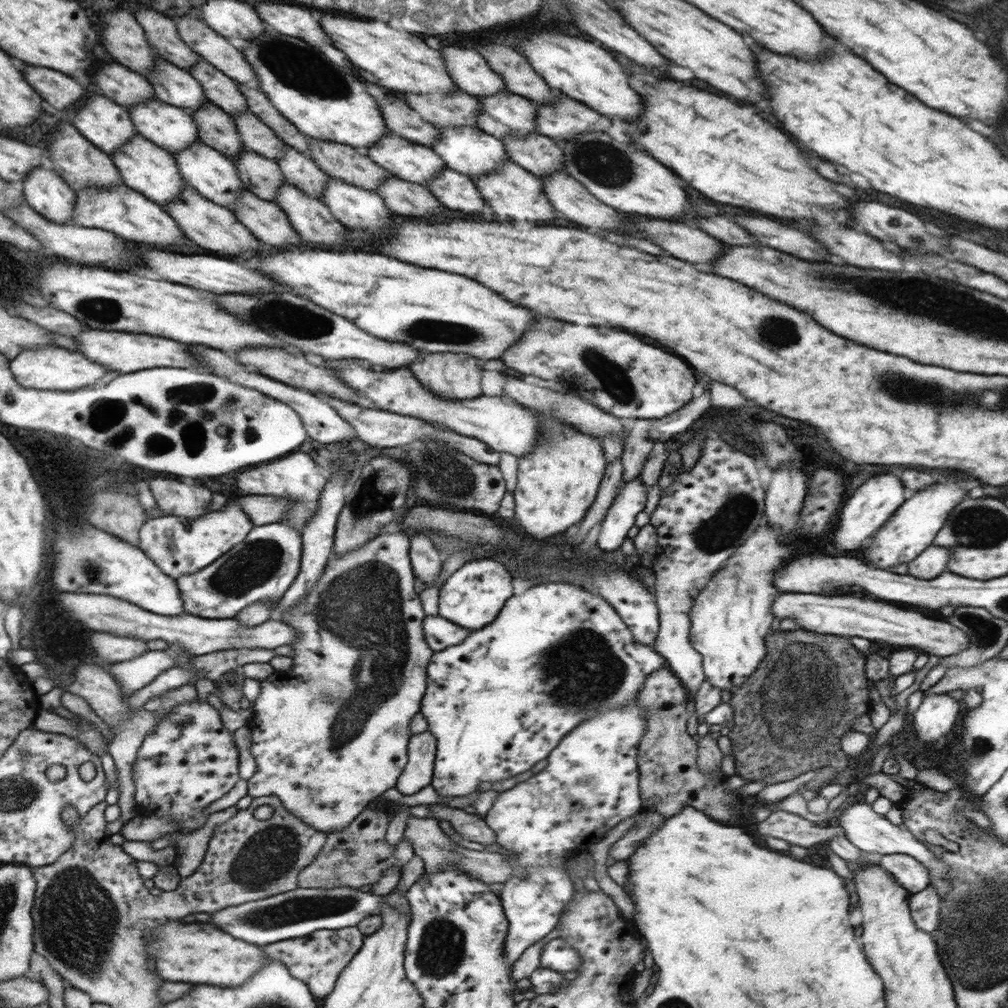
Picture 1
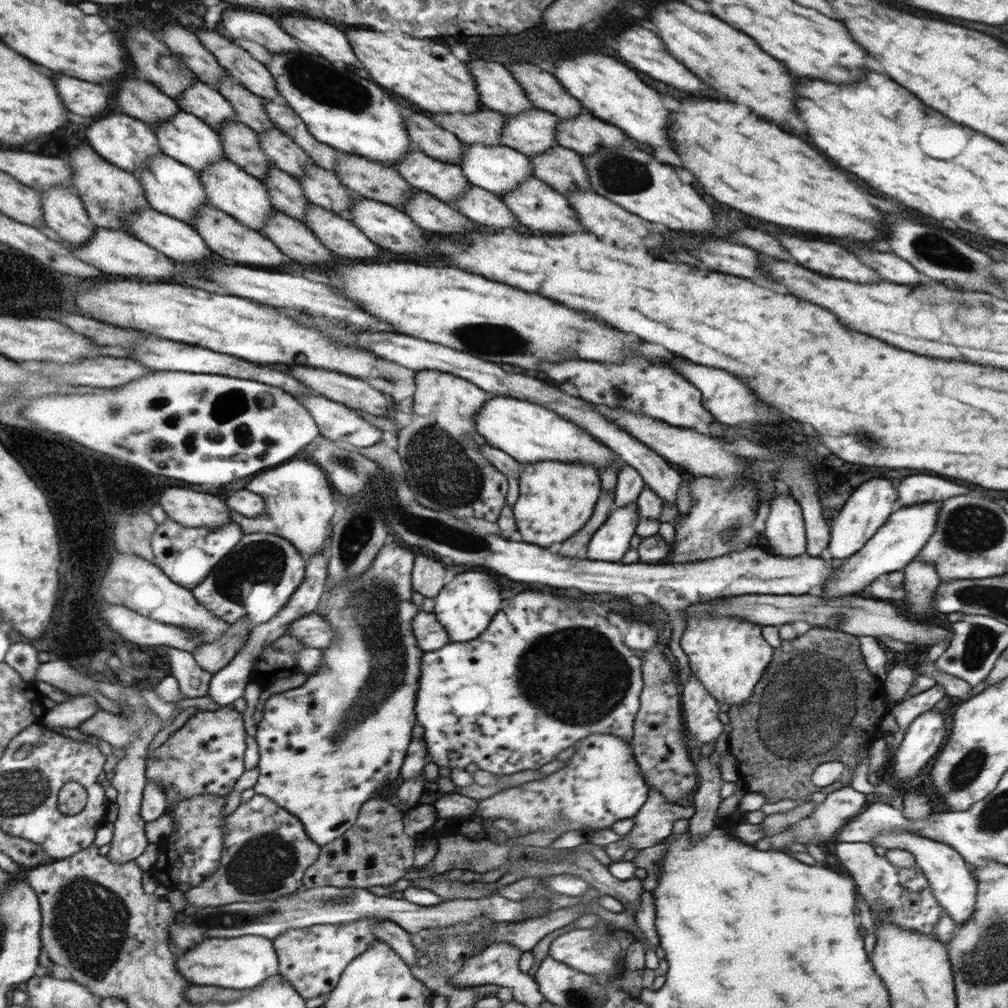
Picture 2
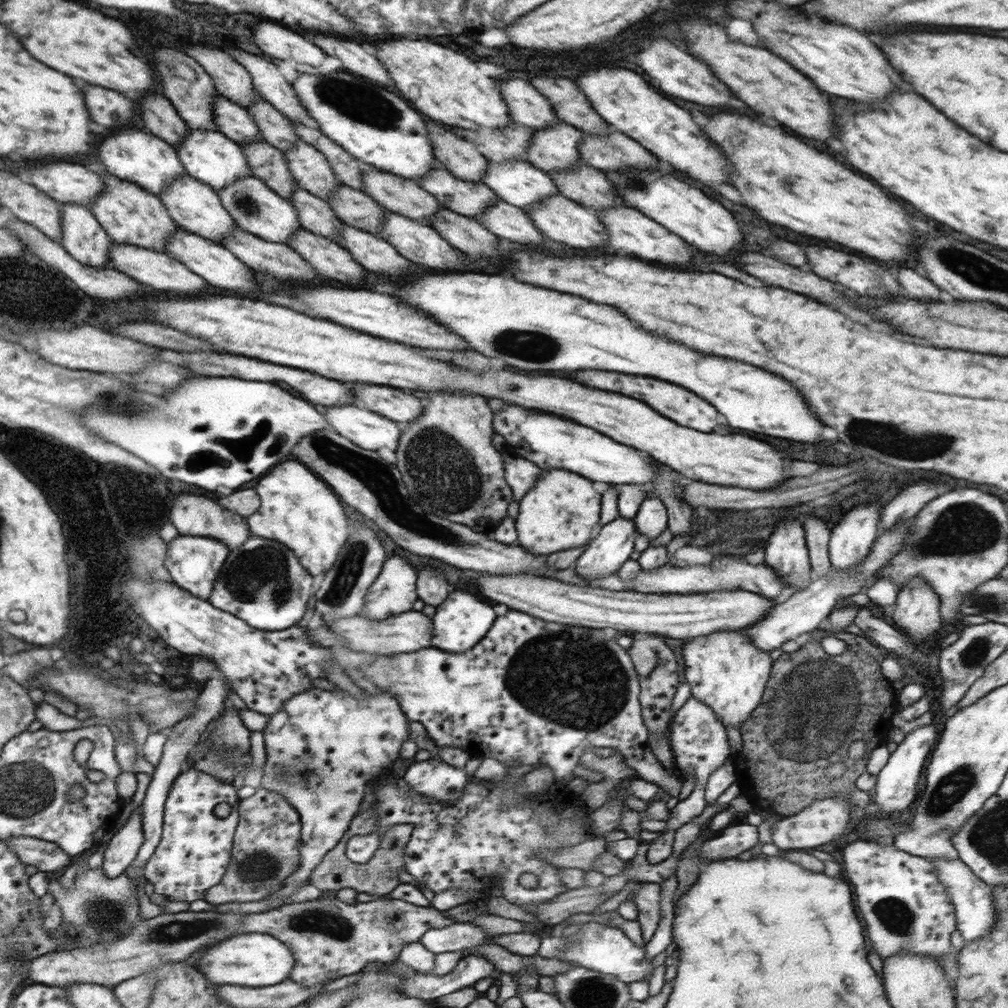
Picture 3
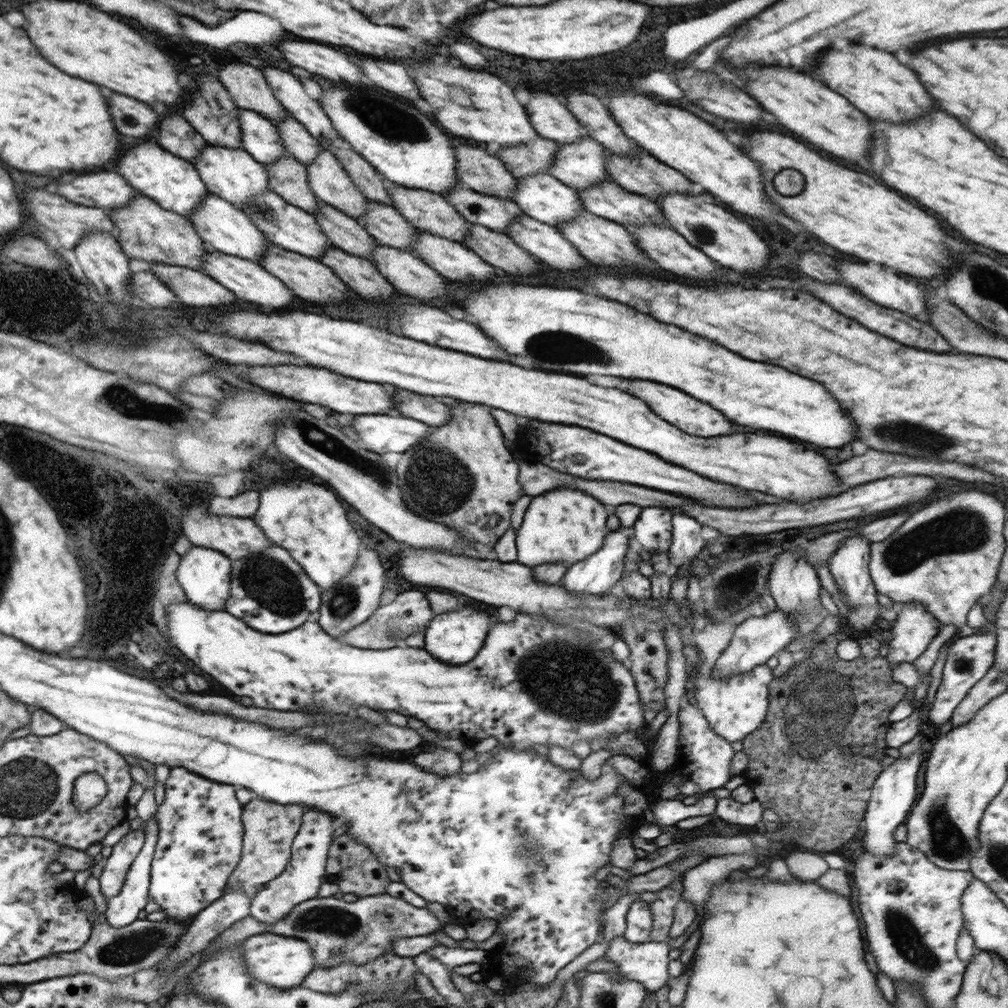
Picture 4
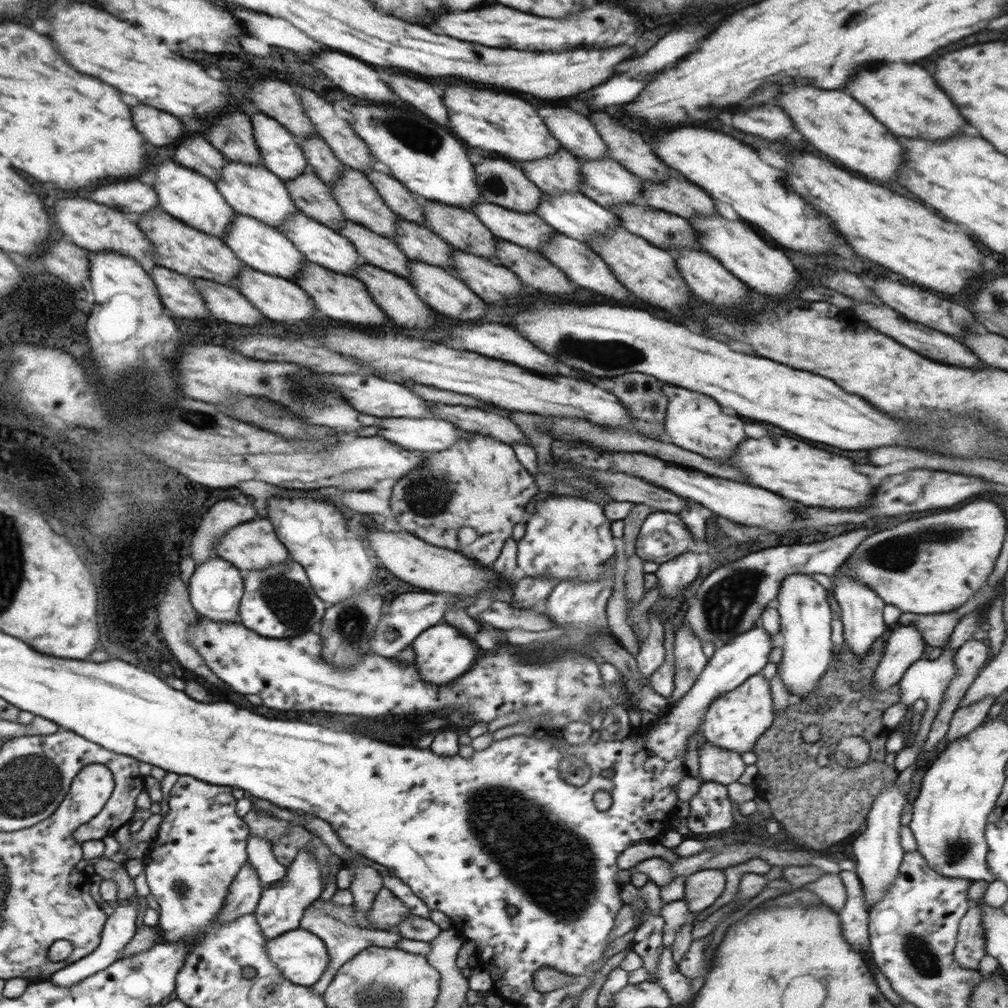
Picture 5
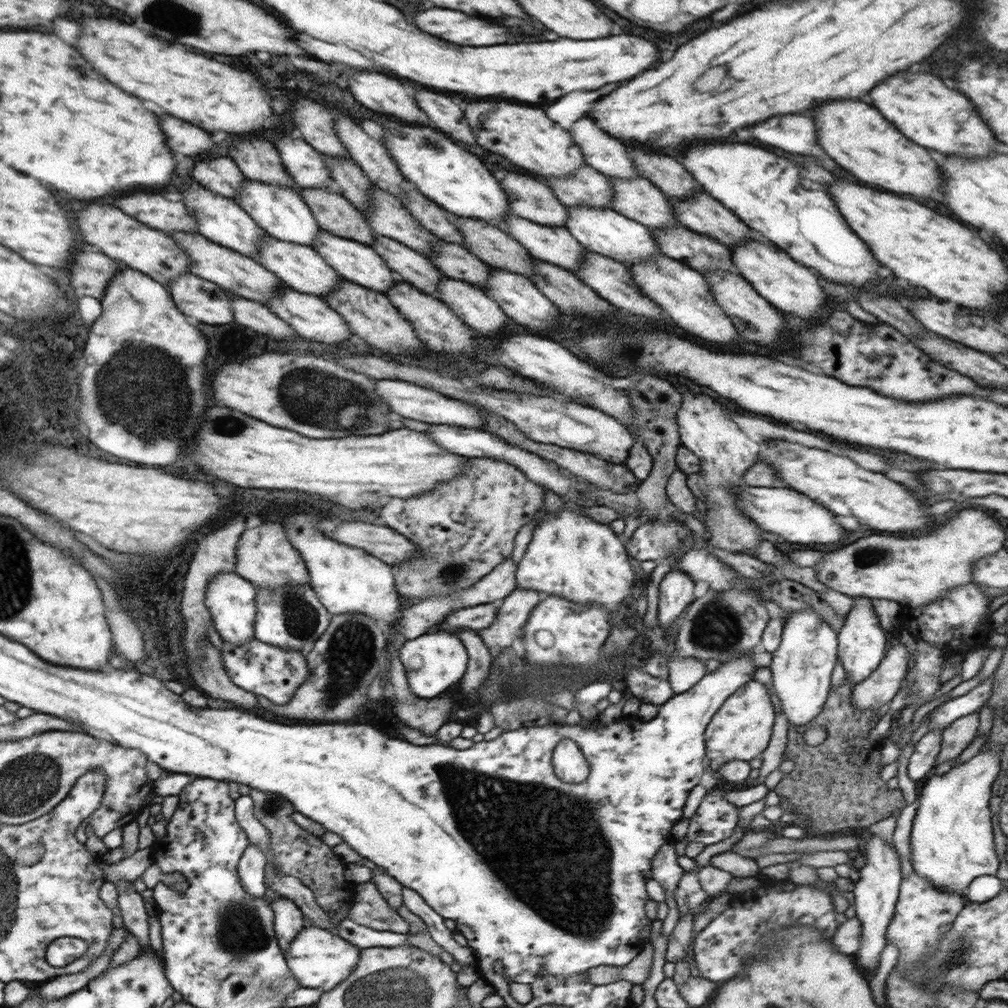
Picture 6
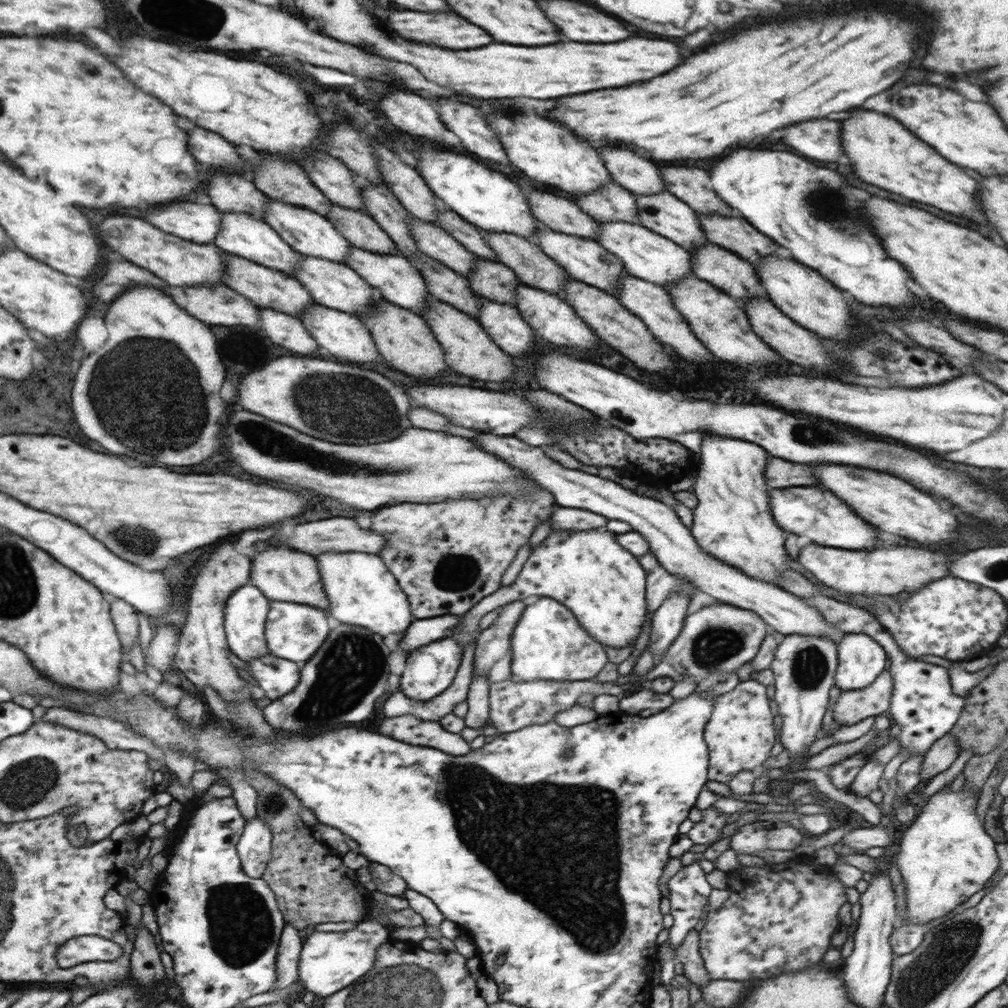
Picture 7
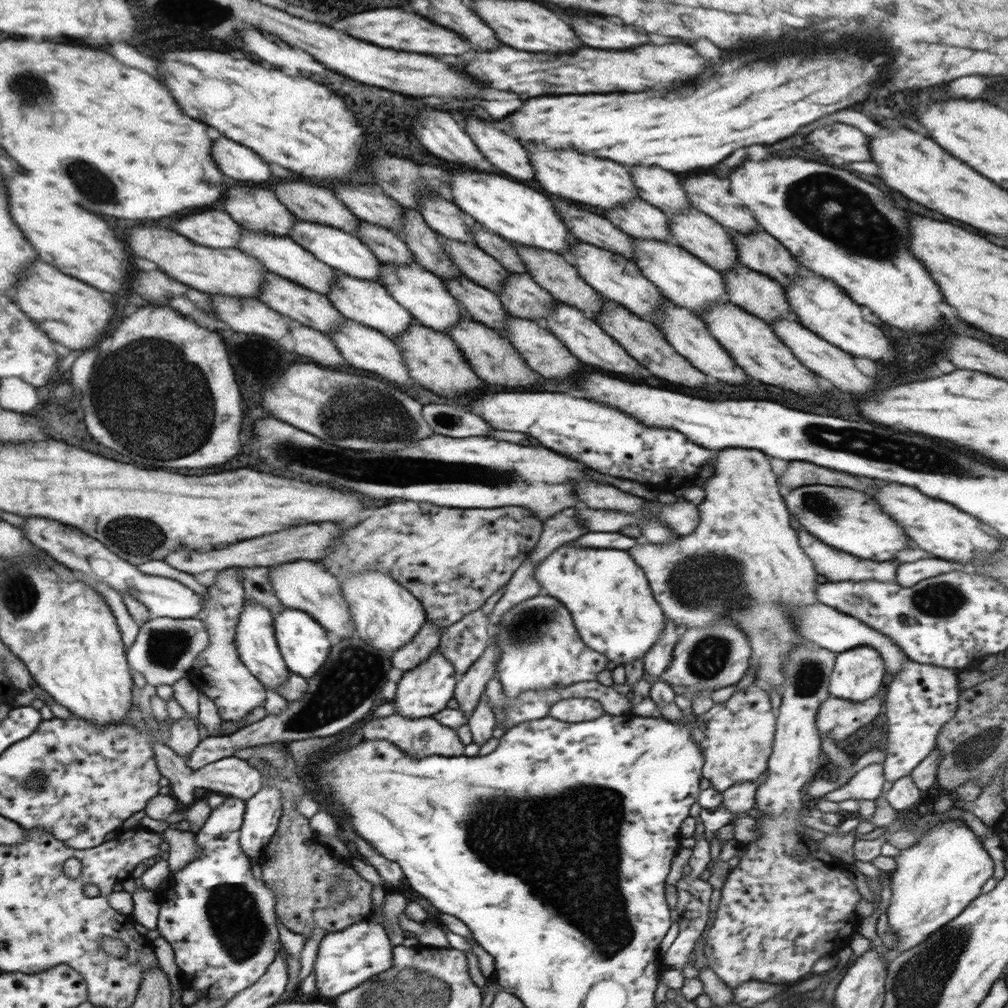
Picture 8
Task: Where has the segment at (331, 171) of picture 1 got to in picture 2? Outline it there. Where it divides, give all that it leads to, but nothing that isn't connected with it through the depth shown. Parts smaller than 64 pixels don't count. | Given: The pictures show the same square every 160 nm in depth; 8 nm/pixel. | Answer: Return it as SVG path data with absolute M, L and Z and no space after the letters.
M340 152L338 154L335 172L340 179L340 183L357 195L374 199L396 208L403 208L403 204L409 199L409 194L416 191L406 183L406 180L392 166L378 161L371 161L368 157L352 153Z

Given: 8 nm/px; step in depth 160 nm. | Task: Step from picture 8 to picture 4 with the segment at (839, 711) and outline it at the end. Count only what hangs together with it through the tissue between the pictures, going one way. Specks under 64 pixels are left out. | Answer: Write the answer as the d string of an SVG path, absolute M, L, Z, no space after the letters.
M902 603L884 648L890 668L913 663L939 634L940 626L941 622L920 603Z

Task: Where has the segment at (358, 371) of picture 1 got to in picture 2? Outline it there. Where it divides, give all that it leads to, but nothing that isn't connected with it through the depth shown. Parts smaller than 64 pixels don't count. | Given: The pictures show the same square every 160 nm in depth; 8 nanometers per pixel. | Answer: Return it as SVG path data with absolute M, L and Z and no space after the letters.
M489 398L475 414L475 432L487 440L491 447L503 450L520 463L560 460L560 462L588 462L598 471L614 465L619 471L625 464L605 444L598 442L587 430L558 418L558 414L534 406L530 402L520 402L516 398Z

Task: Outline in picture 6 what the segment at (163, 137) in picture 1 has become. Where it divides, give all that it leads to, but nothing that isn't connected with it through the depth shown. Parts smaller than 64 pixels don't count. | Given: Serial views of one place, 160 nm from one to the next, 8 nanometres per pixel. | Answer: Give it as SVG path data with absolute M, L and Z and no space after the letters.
M246 179L234 201L268 235L281 241L292 241L296 244L311 246L317 237L317 232L322 229L319 228L310 207L292 187L272 186L272 184Z

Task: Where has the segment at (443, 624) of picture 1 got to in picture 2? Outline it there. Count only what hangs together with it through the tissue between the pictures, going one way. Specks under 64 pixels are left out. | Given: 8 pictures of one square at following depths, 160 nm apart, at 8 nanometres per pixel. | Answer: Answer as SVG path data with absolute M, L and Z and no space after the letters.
M422 610L412 619L412 634L423 651L438 650L448 642L448 634L436 616Z

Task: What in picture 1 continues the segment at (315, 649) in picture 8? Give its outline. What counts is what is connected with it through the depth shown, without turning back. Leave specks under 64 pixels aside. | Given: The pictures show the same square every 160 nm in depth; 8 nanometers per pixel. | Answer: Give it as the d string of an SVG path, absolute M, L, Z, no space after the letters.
M288 523L253 525L244 541L233 546L212 565L195 573L186 573L176 579L180 587L182 600L185 600L184 613L204 619L235 619L240 610L256 602L278 603L289 586L294 582L299 571L302 554L301 532Z

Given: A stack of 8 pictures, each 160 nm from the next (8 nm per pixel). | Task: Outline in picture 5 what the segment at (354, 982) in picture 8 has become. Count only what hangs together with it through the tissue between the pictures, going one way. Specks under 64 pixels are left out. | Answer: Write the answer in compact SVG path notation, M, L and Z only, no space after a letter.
M300 928L280 933L276 938L266 938L265 949L268 958L276 965L281 974L300 986L311 987L316 984L329 963L324 941L317 934Z

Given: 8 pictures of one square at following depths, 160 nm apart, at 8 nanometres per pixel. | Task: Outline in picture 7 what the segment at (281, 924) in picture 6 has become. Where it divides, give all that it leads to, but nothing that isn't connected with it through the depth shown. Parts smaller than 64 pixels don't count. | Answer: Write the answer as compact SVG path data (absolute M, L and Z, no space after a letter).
M285 923L277 952L277 981L271 990L279 991L298 980L298 963L303 935L290 923Z

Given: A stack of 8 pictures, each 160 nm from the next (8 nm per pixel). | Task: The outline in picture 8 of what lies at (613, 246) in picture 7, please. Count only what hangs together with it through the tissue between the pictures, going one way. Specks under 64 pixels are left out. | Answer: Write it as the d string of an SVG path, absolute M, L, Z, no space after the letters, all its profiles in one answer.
M634 238L633 254L636 256L635 264L640 272L661 290L666 300L687 308L700 318L712 303L728 302L725 280L720 271L701 262L697 256L690 254L680 245L659 240Z

